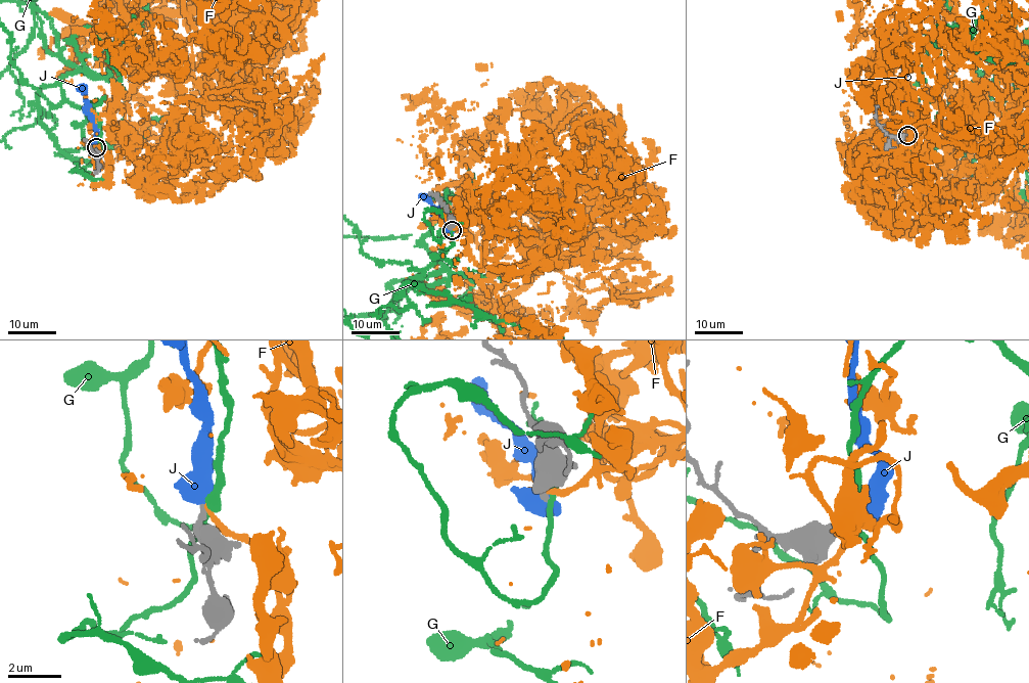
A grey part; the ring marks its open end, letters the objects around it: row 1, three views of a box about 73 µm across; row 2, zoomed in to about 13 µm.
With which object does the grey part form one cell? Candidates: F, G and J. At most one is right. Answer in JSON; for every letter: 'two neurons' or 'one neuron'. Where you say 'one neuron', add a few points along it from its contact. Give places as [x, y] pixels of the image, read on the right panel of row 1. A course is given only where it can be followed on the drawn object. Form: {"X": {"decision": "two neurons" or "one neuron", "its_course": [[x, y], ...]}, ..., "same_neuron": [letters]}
{"F": {"decision": "two neurons"}, "G": {"decision": "two neurons"}, "J": {"decision": "two neurons"}, "same_neuron": []}

